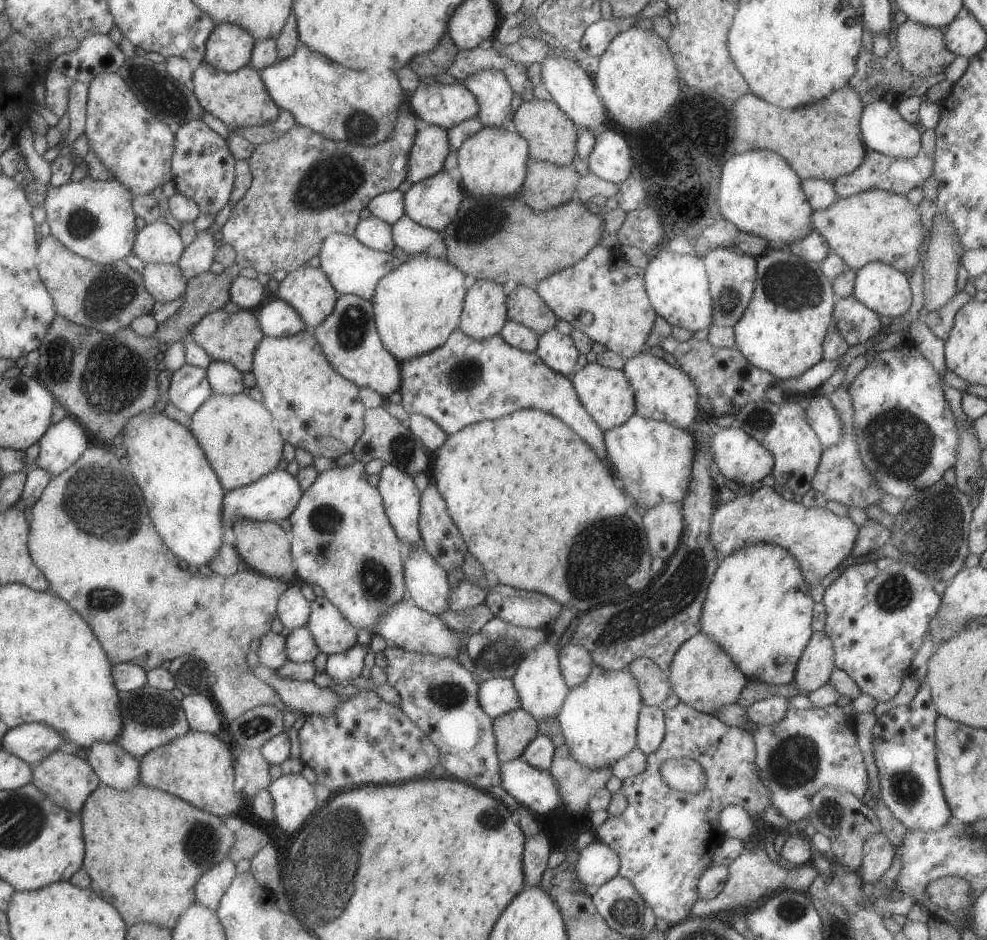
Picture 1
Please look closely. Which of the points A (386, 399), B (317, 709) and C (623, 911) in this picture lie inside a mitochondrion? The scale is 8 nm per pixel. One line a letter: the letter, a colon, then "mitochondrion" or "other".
A: other
B: other
C: mitochondrion

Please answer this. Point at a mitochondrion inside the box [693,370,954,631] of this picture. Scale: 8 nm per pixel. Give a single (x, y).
(901, 445)

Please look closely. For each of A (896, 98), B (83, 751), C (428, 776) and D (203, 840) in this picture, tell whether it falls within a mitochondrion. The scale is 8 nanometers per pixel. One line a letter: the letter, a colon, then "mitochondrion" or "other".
A: other
B: other
C: other
D: mitochondrion

